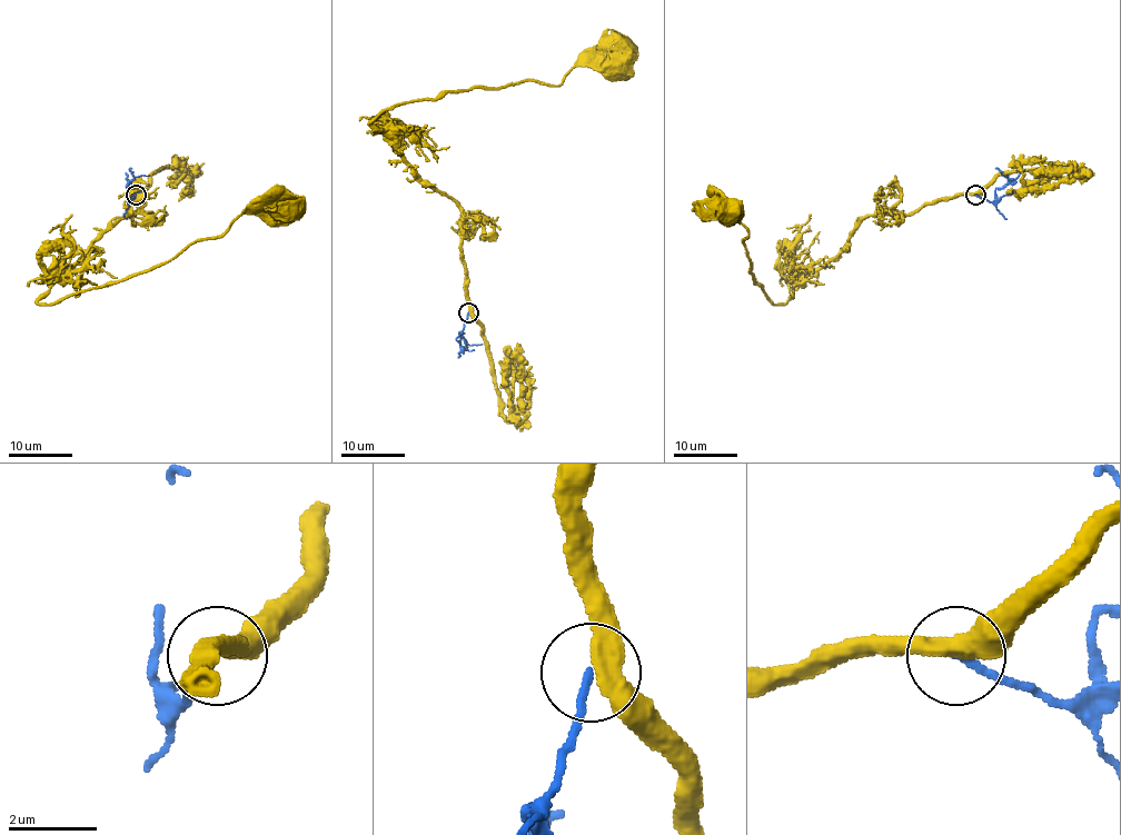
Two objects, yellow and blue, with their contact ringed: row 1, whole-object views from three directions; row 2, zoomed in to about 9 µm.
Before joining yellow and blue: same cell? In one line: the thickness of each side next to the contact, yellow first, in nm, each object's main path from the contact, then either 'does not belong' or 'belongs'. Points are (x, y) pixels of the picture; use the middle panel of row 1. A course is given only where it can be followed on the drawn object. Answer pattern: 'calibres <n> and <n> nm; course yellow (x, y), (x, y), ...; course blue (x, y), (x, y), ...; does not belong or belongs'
calibres 440 and 160 nm; course yellow (469, 312), (462, 209), (425, 184), (370, 125), (400, 103), (523, 81), (557, 86), (575, 67), (615, 65); course blue (468, 312), (459, 332), (463, 347), (466, 340), (462, 335), (465, 332); does not belong

